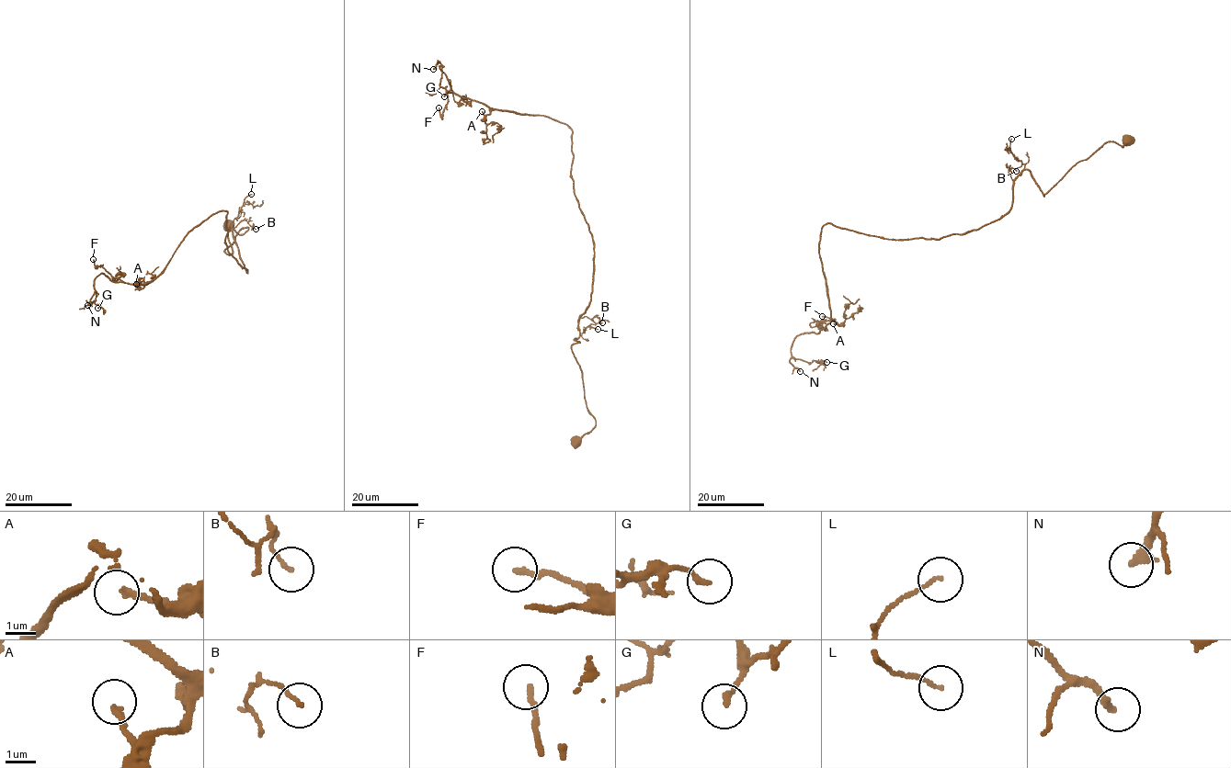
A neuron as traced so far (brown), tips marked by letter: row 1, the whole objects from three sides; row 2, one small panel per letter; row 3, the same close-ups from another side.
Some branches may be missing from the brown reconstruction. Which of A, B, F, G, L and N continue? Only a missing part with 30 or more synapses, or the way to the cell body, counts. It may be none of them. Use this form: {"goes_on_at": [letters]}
{"goes_on_at": ["N"]}

